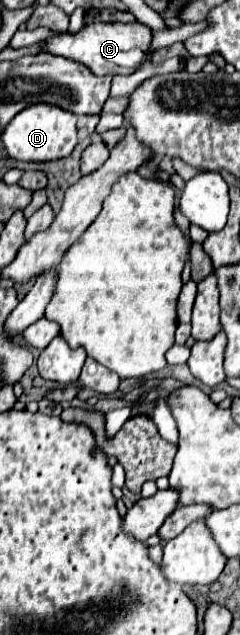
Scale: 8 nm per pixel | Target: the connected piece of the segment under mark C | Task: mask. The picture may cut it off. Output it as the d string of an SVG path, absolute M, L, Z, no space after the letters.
M140 22L132 24L90 24L76 34L60 34L56 38L46 40L46 52L56 56L64 56L88 66L97 76L128 75L152 54L152 30Z

